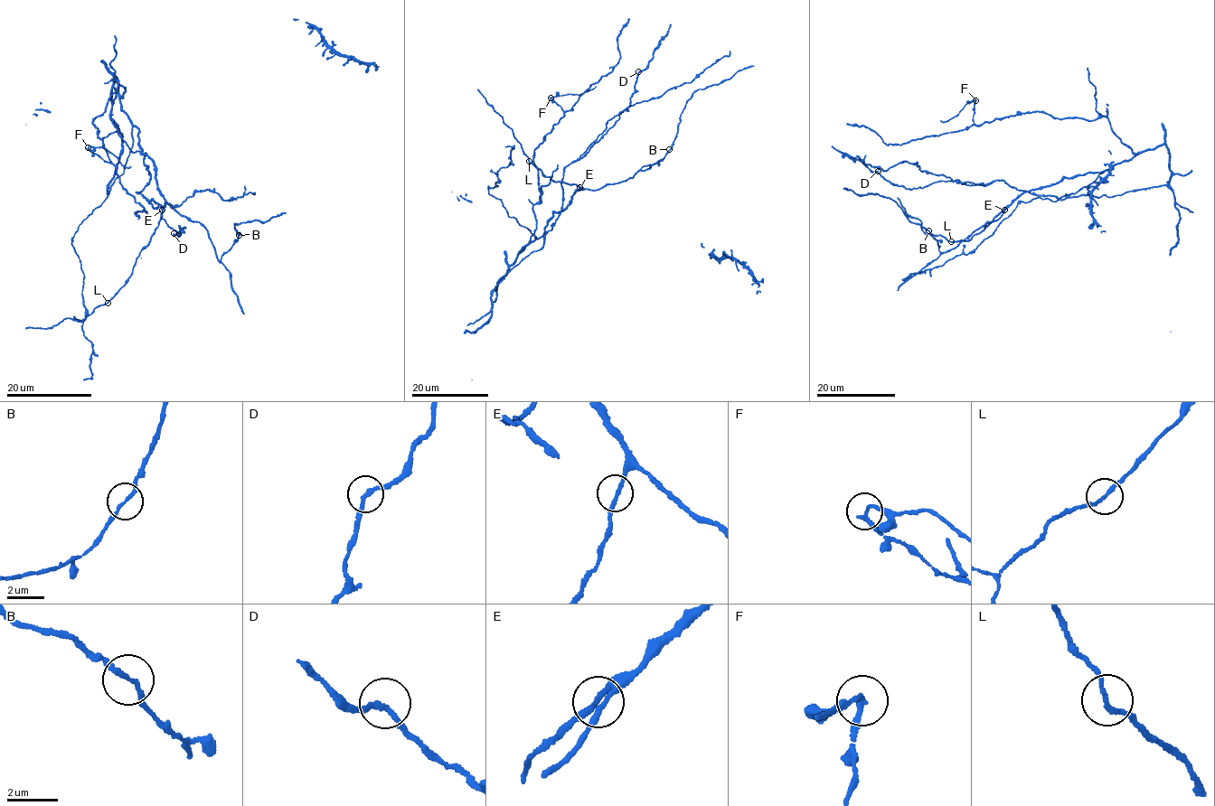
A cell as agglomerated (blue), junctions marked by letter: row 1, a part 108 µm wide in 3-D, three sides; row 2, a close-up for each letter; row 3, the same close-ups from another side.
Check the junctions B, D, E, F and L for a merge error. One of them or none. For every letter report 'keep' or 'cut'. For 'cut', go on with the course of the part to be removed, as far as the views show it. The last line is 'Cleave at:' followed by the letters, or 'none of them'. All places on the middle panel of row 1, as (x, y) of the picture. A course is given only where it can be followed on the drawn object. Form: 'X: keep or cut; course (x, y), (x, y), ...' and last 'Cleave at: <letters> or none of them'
B: keep
D: keep
E: keep
F: cut; course (550, 98), (579, 95), (596, 87)
L: keep
Cleave at: F

